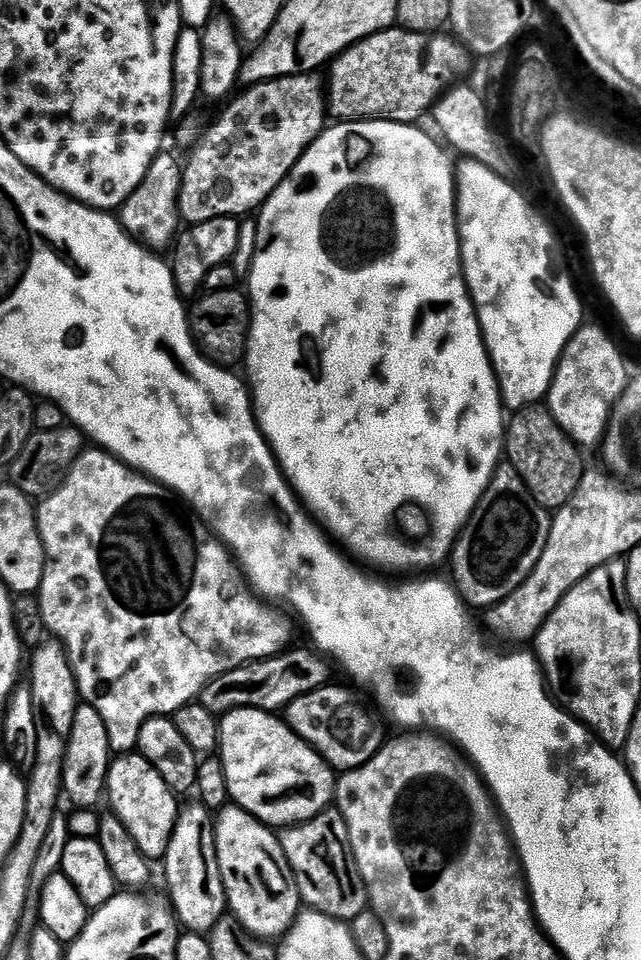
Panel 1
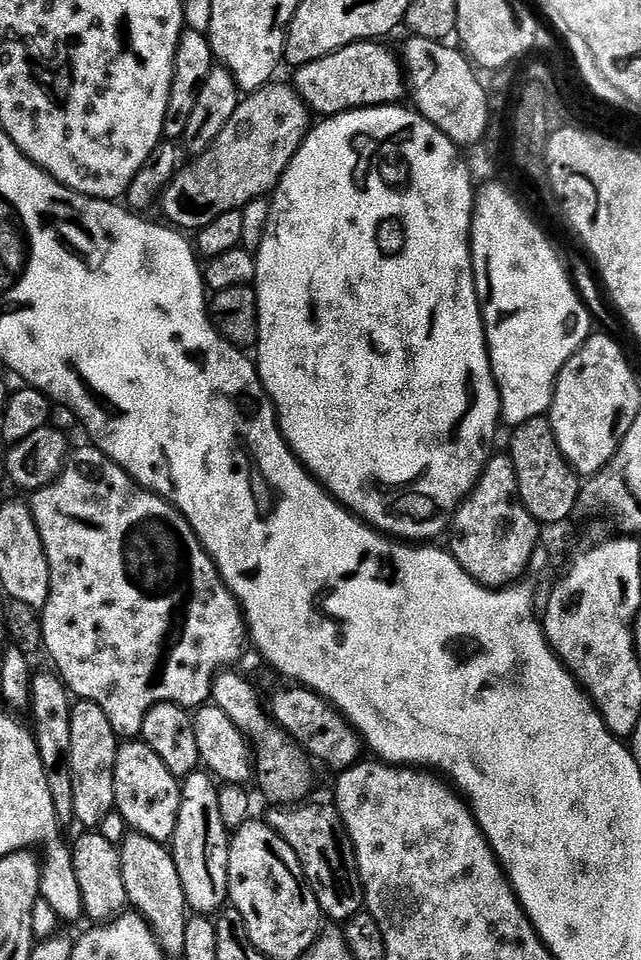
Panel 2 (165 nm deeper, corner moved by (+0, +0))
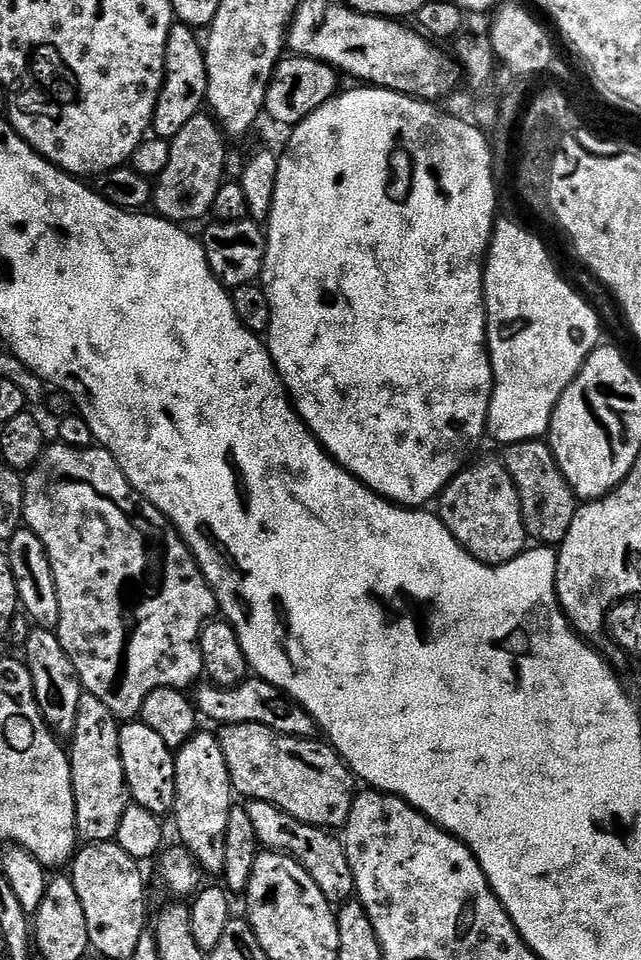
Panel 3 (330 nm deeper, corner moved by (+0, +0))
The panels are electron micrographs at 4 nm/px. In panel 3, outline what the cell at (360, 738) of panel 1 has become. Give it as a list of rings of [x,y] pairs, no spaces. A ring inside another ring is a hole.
[[[259,678],[245,679],[243,684],[234,688],[197,687],[194,695],[194,705],[197,713],[208,720],[217,720],[217,725],[225,724],[261,724],[278,734],[312,738],[317,735],[316,719],[306,711],[292,697],[285,694],[280,688],[267,684]]]

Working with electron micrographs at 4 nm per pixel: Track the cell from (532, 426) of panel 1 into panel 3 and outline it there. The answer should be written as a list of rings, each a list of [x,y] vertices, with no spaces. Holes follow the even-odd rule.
[[[543,439],[523,440],[507,445],[503,452],[503,466],[520,495],[524,529],[537,545],[558,546],[566,538],[570,522],[574,522],[578,497],[566,482],[562,470],[556,465],[551,447]]]

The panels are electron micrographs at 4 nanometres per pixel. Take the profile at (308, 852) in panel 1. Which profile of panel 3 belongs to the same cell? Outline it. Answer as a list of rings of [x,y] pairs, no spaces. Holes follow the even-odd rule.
[[[248,800],[246,807],[250,823],[254,826],[254,834],[261,845],[274,852],[283,852],[285,856],[291,856],[300,863],[306,874],[310,874],[310,878],[318,882],[318,890],[322,890],[322,894],[332,901],[333,905],[345,903],[355,893],[356,883],[350,870],[348,855],[343,843],[337,837],[335,840],[331,831],[302,822],[288,812],[275,808],[270,802]]]

